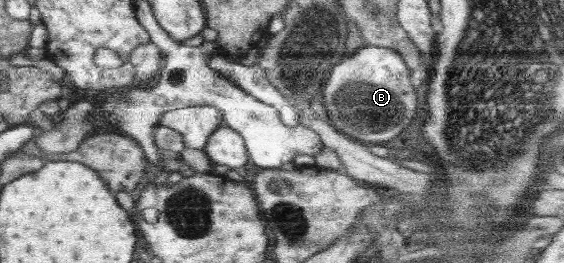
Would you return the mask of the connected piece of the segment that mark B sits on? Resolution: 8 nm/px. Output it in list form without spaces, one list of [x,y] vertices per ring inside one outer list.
[[[368,45],[363,50],[355,52],[353,56],[345,58],[341,64],[337,64],[329,75],[329,80],[323,88],[324,106],[328,110],[326,121],[333,124],[339,132],[357,138],[359,143],[375,145],[393,140],[409,126],[415,116],[417,93],[410,82],[410,70],[398,52],[385,47]]]

